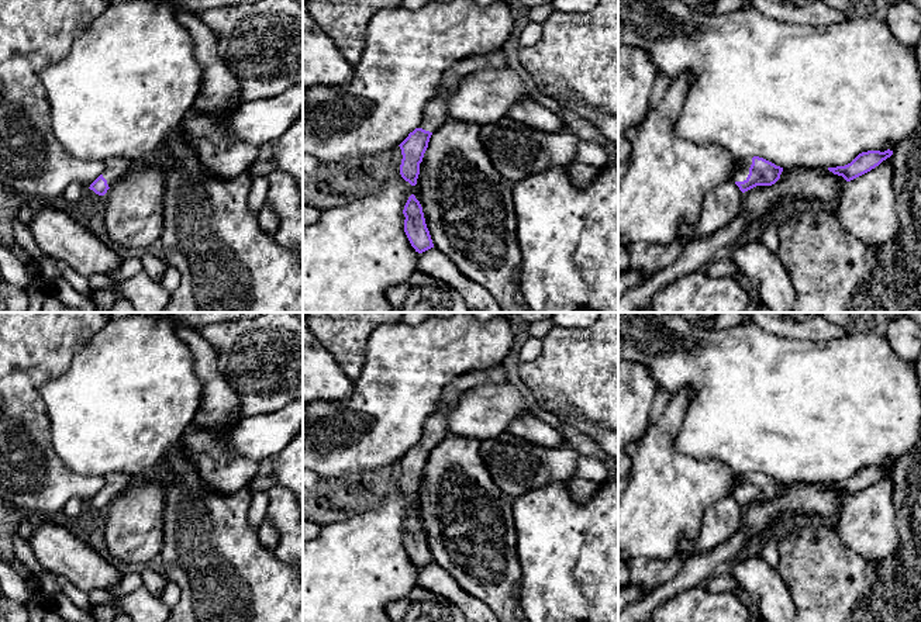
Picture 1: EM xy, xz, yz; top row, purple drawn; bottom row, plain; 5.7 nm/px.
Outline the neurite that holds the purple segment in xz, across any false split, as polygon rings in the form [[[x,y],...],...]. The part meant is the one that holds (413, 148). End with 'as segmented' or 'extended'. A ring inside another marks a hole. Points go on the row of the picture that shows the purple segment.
[[[501,48],[486,55],[472,55],[465,58],[444,73],[437,93],[424,107],[418,127],[399,145],[403,155],[400,174],[406,182],[411,186],[417,184],[420,163],[428,148],[430,138],[449,120],[445,108],[445,97],[456,89],[465,76],[479,70],[497,70],[506,66],[507,58]]]; extended

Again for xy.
[[[110,156],[103,162],[104,162],[103,173],[89,187],[99,196],[104,196],[107,193],[107,190],[120,177],[123,177],[131,166],[130,160],[127,160],[124,158],[118,158],[118,156]]]; extended

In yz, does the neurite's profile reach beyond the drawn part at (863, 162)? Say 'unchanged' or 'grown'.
unchanged

